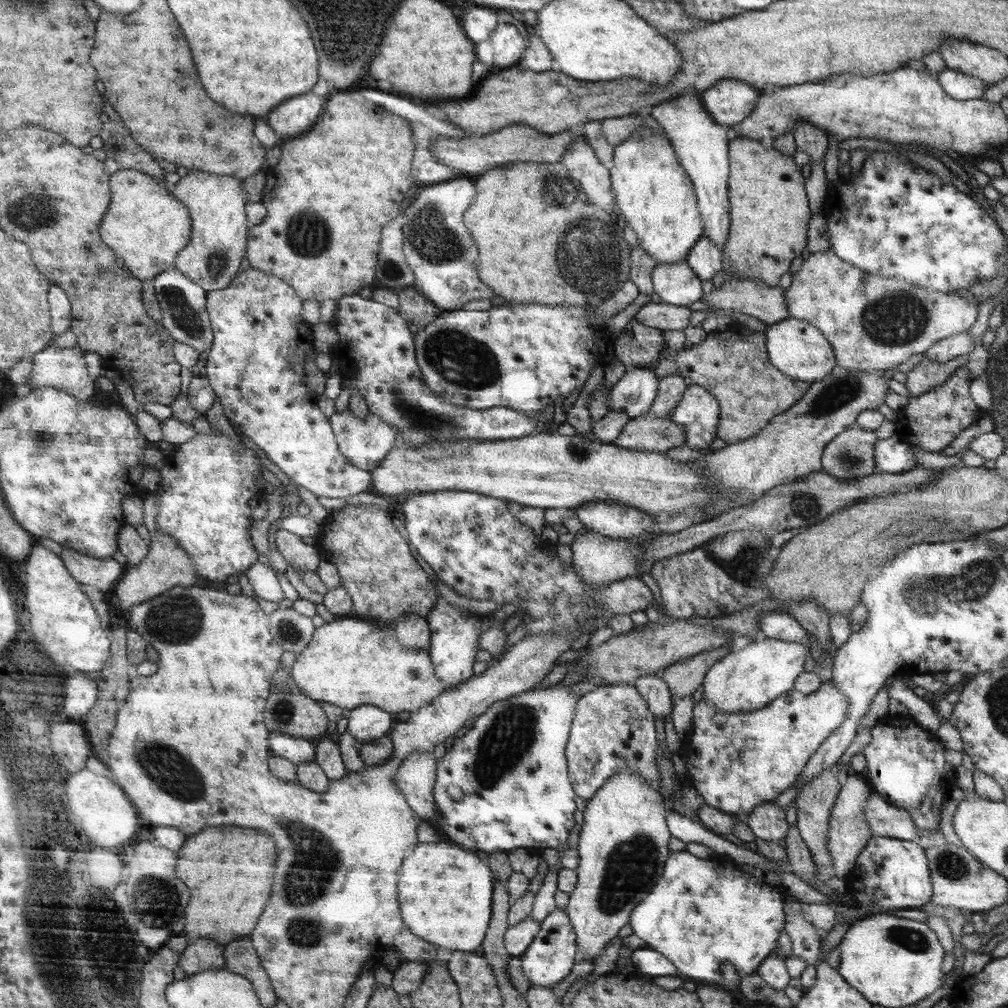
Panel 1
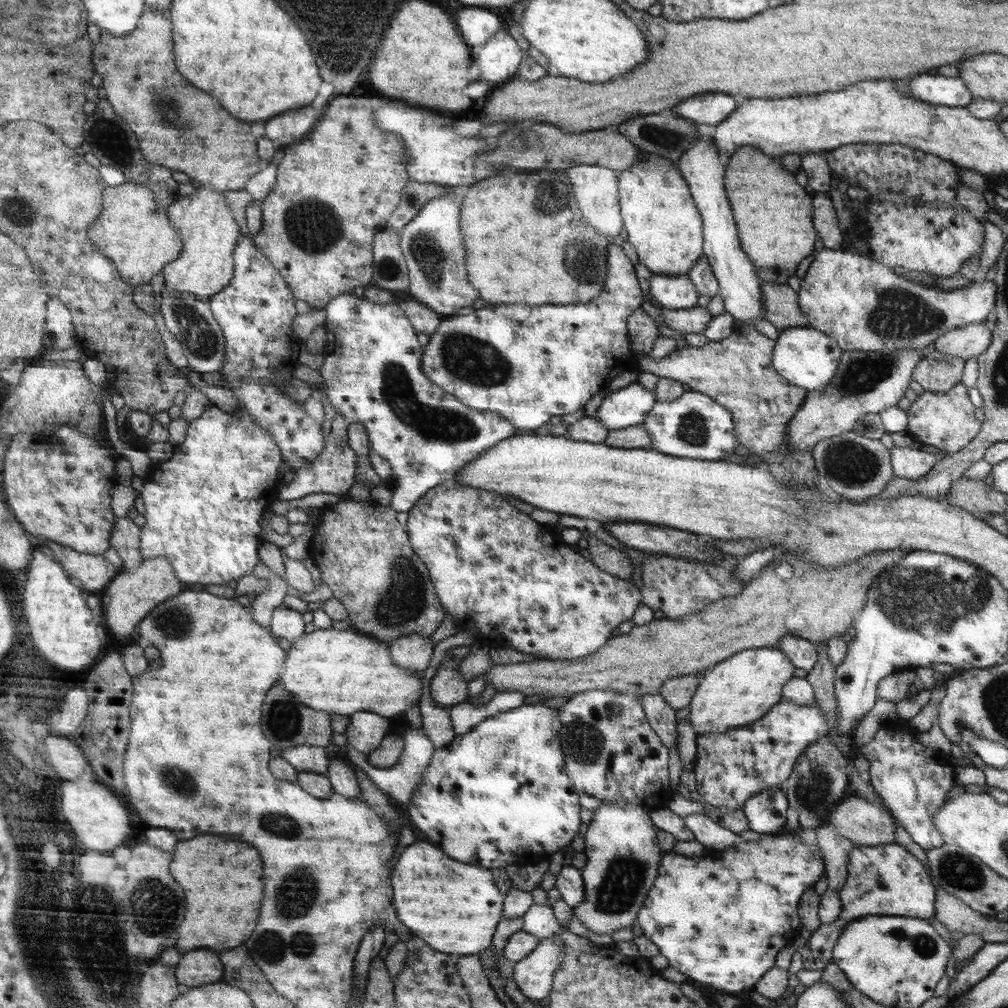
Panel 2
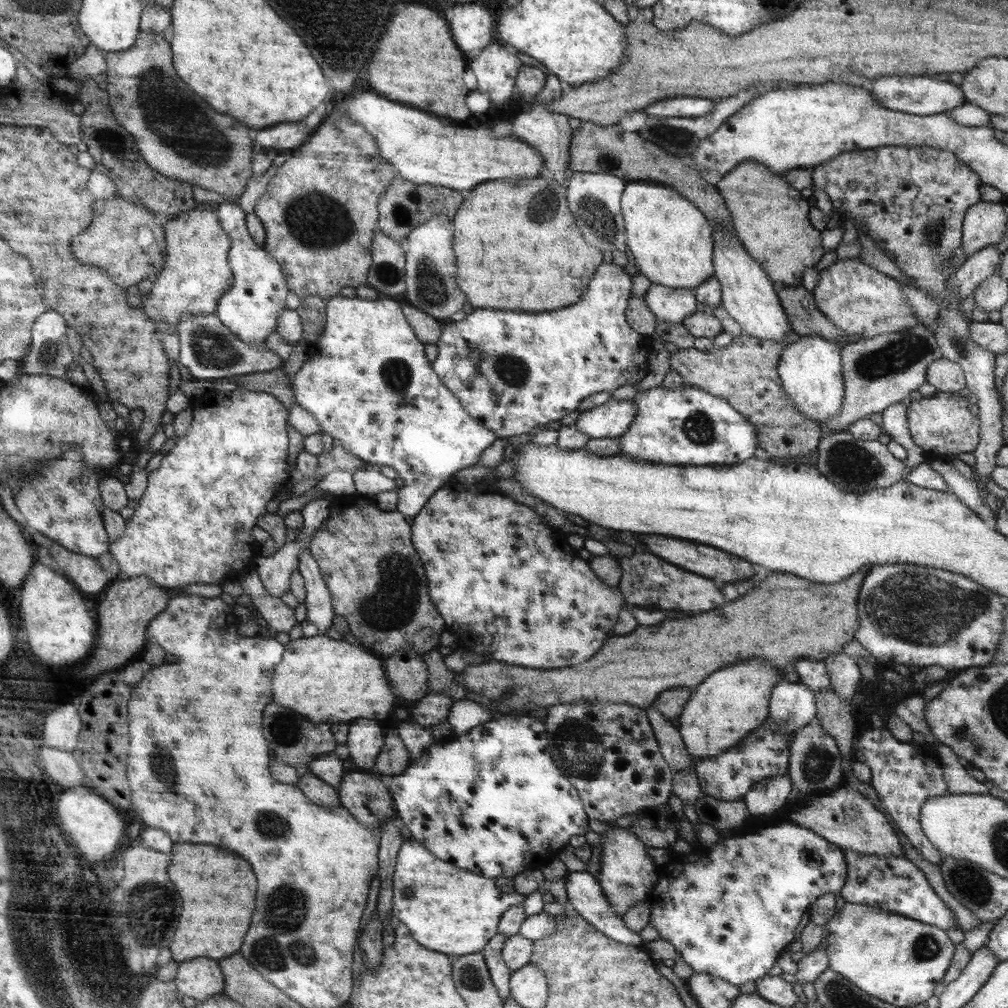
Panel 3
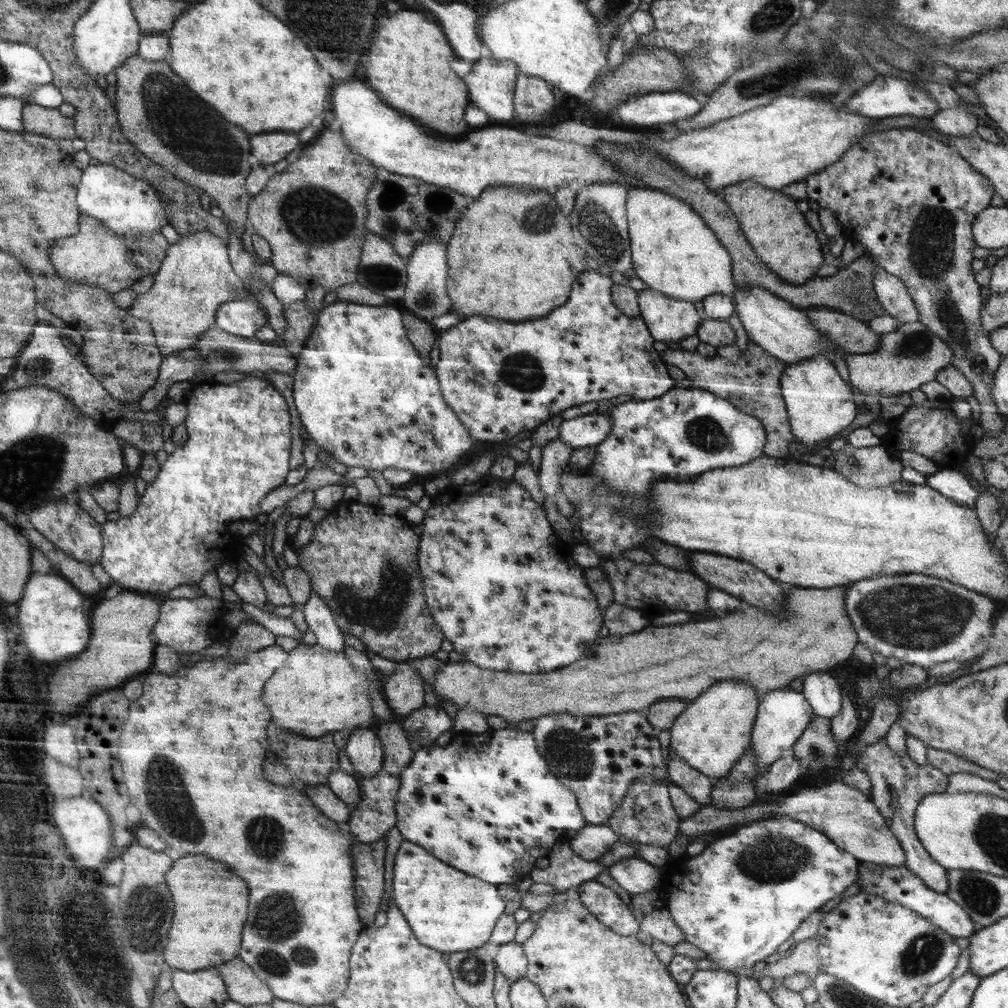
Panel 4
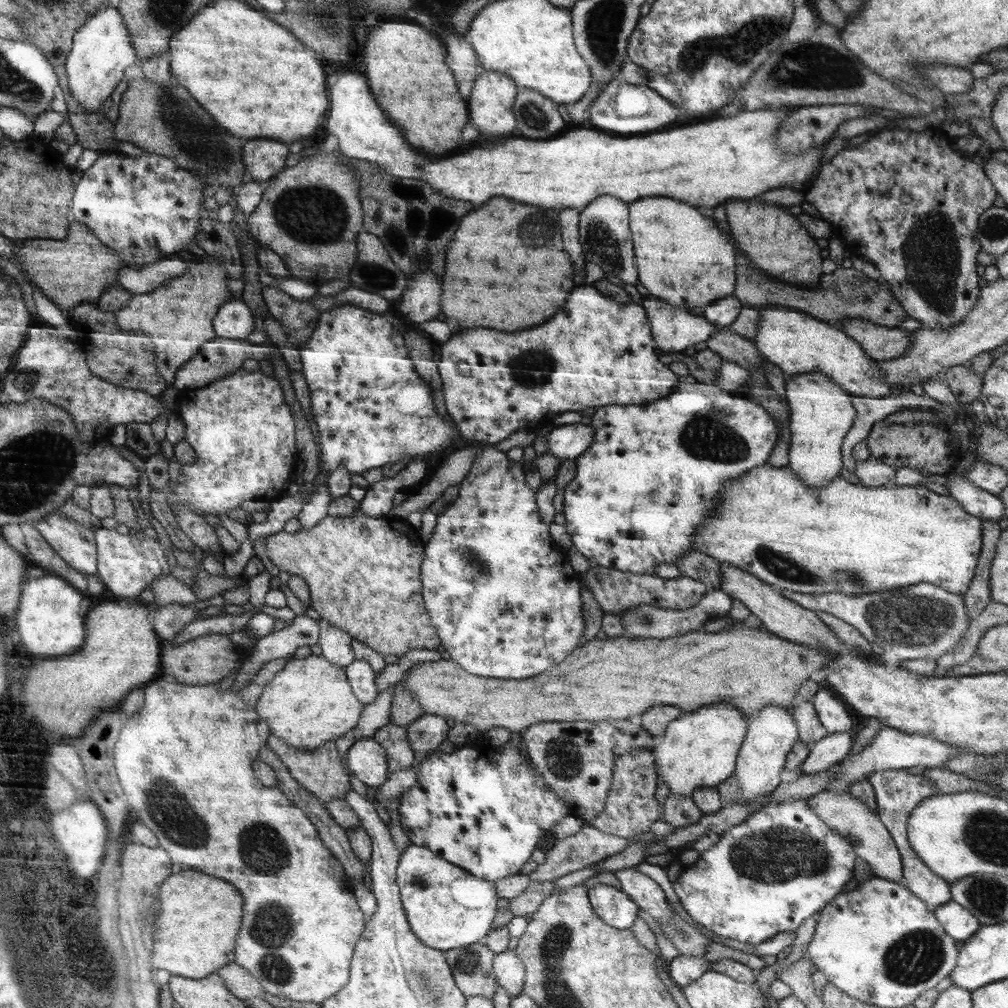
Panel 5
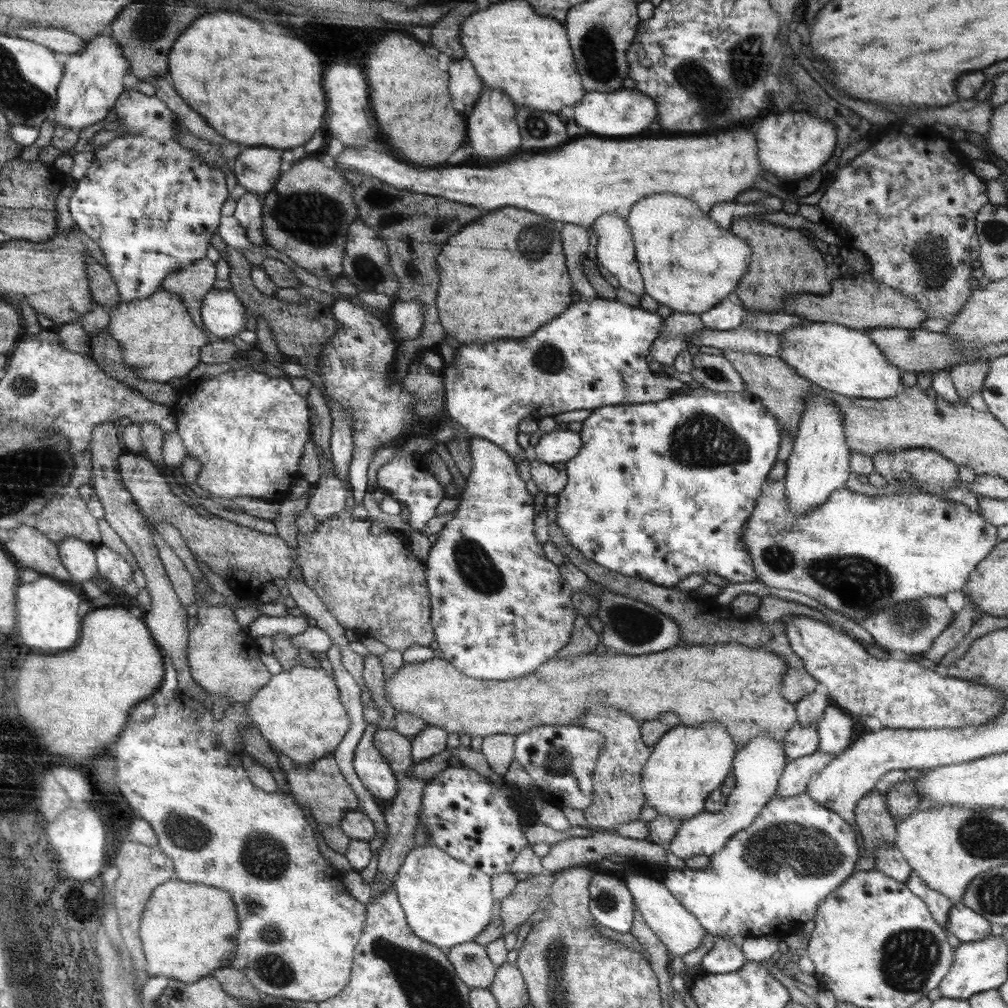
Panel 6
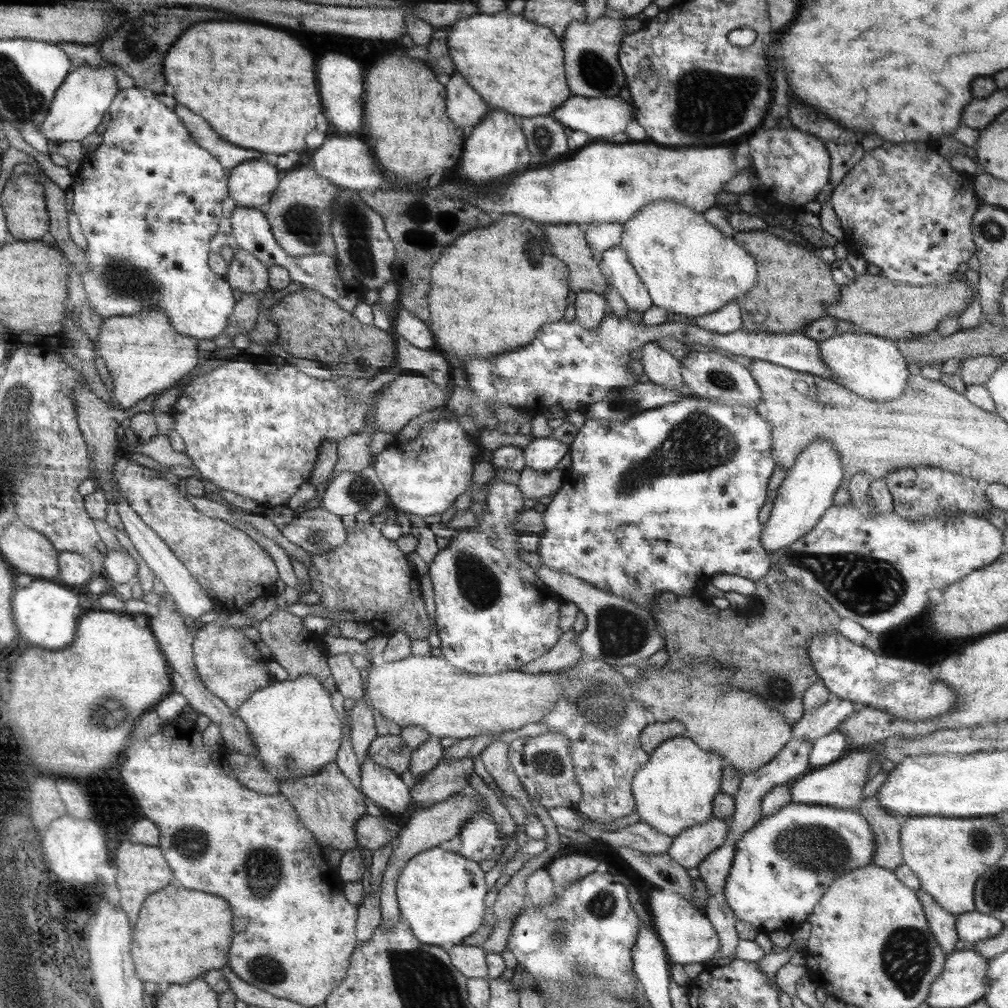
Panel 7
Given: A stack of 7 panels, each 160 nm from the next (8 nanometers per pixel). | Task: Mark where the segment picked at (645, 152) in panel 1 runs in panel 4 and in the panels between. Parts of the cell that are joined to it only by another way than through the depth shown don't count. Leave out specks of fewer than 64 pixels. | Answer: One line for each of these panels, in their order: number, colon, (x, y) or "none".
2: (662, 221)
3: (671, 239)
4: (673, 250)

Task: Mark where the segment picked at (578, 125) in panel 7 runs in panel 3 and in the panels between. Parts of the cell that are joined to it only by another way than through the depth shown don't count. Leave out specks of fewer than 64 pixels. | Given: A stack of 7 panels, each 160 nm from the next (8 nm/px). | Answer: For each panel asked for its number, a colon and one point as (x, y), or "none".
3: (684, 107)
4: (663, 107)
5: (621, 108)
6: (625, 112)

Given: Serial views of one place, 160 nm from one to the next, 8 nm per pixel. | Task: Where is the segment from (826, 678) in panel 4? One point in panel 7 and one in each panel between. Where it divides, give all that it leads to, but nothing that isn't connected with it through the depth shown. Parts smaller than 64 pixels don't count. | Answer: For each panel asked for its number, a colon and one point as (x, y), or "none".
5: (834, 716)
6: (834, 729)
7: (830, 748)

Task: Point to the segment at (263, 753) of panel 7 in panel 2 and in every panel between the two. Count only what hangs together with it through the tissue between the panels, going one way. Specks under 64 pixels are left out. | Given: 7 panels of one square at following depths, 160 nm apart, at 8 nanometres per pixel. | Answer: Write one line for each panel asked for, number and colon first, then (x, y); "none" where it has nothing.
2: (336, 671)
3: (326, 680)
4: (317, 691)
5: (310, 702)
6: (300, 713)

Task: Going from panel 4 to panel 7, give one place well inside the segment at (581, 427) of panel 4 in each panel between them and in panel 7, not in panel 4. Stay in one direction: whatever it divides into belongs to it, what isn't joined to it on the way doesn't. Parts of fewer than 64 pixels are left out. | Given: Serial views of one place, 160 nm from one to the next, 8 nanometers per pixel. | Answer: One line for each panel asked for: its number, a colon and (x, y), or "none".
5: (565, 442)
6: (562, 444)
7: (543, 453)

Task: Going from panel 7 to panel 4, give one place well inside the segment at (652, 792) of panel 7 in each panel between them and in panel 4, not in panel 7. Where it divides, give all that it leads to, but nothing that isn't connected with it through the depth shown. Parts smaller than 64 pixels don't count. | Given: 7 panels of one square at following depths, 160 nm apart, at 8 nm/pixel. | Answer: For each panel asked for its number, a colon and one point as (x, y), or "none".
4: (714, 731)
5: (700, 748)
6: (688, 763)

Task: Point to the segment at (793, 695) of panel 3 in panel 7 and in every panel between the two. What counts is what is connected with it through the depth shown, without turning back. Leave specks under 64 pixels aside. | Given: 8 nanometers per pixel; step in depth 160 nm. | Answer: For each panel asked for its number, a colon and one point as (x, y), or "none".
4: (784, 714)
5: (772, 732)
6: (757, 766)
7: (689, 849)

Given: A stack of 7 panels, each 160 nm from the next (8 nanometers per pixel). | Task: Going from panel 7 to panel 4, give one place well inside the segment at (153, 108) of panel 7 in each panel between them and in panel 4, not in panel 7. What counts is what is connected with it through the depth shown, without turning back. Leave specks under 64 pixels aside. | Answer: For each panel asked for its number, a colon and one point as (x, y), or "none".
4: (130, 206)
5: (147, 209)
6: (151, 204)

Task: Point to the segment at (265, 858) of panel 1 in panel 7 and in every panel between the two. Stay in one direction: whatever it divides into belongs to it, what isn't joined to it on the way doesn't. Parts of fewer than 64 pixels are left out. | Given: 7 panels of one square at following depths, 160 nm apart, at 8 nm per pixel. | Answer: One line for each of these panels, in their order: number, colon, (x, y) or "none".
2: (222, 877)
3: (219, 906)
4: (210, 903)
5: (195, 933)
6: (188, 931)
7: (181, 934)

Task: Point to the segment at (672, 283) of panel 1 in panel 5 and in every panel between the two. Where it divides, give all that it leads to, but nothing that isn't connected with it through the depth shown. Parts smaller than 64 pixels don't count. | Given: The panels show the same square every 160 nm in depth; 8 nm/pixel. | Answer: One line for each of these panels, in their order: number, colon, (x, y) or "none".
2: (672, 292)
3: (668, 304)
4: (669, 319)
5: (676, 329)

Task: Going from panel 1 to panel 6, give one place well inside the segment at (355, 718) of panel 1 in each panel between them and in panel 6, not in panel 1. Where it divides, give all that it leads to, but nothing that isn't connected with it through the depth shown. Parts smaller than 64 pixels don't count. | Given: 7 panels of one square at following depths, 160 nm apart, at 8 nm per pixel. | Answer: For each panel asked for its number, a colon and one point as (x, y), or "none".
2: (366, 730)
3: (364, 740)
4: (364, 749)
5: (366, 758)
6: (370, 765)

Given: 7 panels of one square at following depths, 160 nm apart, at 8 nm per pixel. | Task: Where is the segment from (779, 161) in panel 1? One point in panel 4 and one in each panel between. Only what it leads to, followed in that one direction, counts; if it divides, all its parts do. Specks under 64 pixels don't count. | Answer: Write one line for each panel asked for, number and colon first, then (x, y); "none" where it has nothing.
2: (771, 206)
3: (772, 217)
4: (780, 235)

